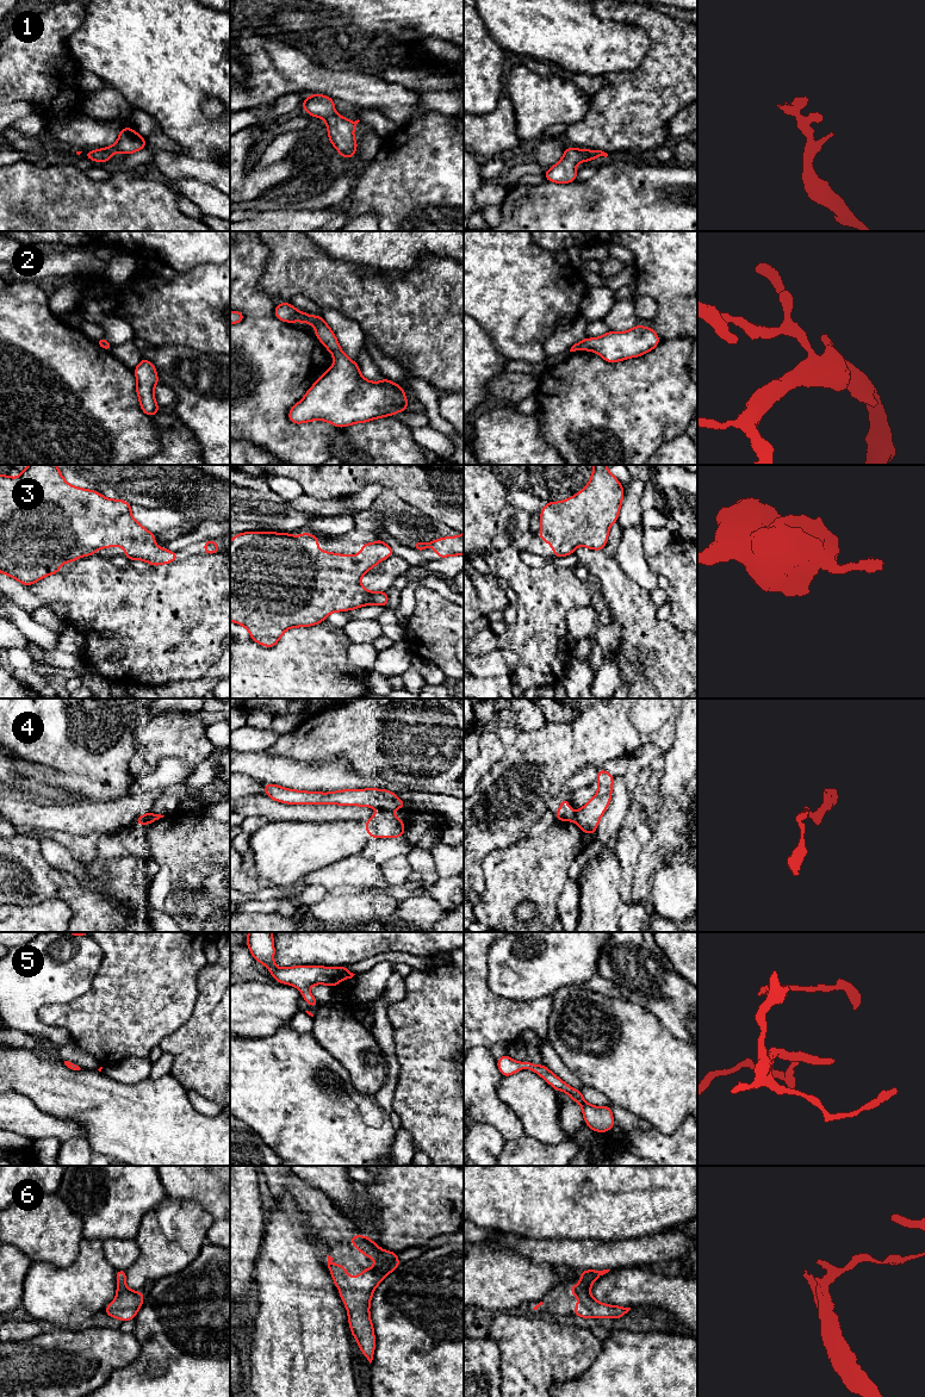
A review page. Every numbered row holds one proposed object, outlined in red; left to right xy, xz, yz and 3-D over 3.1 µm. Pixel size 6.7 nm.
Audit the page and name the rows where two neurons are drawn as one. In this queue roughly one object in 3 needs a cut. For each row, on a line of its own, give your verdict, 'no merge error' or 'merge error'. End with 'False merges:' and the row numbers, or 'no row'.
1: no merge error
2: no merge error
3: no merge error
4: merge error
5: no merge error
6: no merge error
False merges: 4

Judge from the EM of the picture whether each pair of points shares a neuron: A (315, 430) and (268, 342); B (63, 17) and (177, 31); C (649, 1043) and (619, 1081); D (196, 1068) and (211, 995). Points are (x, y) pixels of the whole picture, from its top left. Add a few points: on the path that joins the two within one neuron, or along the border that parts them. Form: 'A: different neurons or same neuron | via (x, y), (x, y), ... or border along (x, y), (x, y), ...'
A: same neuron | via (287, 427), (268, 408), (268, 370)
B: different neurons | border along (86, 12), (84, 22), (70, 35), (68, 43)
C: same neuron | via (639, 1053), (634, 1057), (634, 1066), (628, 1072)
D: same neuron | via (211, 1050), (211, 1013)

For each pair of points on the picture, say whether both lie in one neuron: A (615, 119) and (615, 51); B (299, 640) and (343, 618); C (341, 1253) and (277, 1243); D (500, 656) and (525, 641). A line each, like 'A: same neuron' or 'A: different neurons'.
A: different neurons
B: different neurons
C: different neurons
D: different neurons

